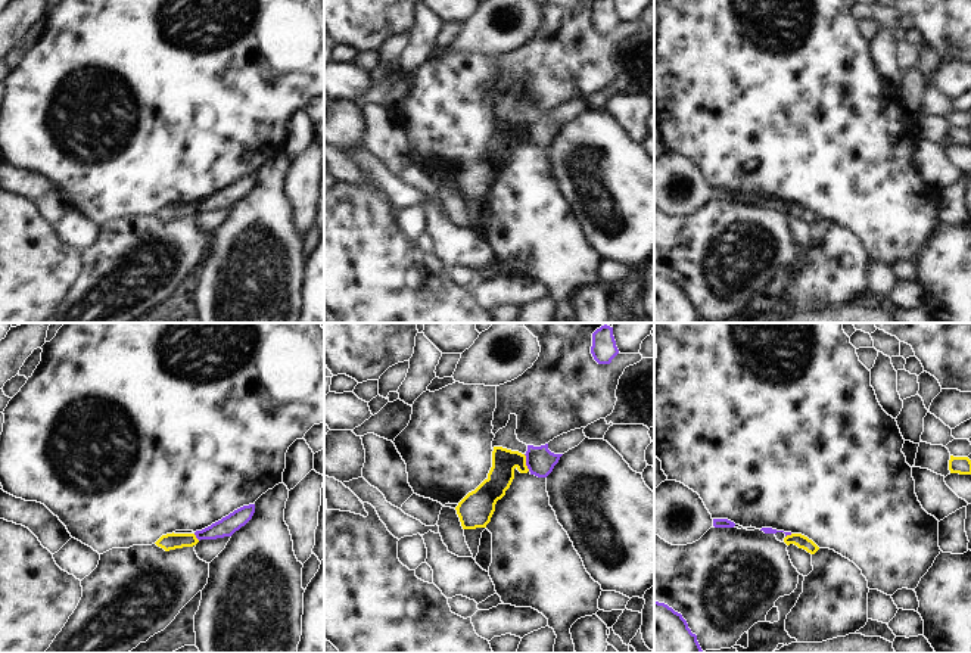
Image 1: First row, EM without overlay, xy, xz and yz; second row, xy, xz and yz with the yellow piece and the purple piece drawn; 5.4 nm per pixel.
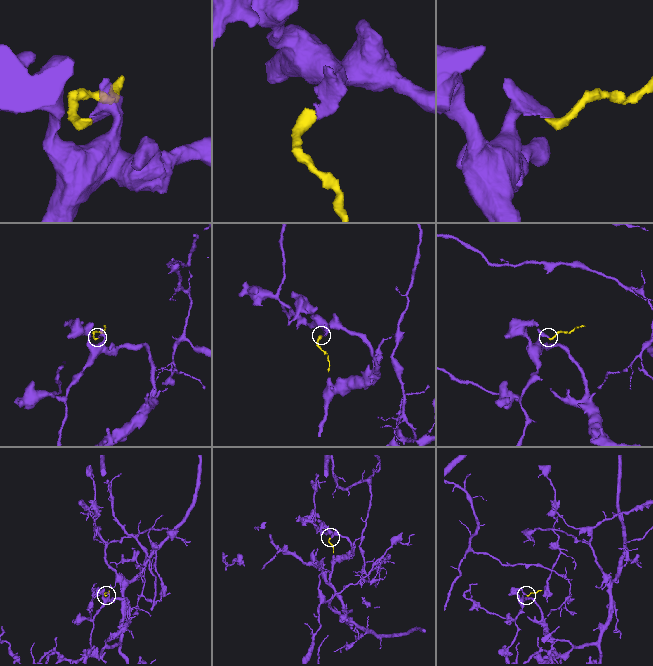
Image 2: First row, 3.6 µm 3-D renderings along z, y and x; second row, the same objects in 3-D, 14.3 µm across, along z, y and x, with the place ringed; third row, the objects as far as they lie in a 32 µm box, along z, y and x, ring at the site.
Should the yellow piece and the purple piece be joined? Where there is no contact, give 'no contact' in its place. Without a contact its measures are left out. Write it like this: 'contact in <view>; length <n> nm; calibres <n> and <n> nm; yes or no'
contact in xz; length 100 nm; calibres 140 and 160 nm; yes

